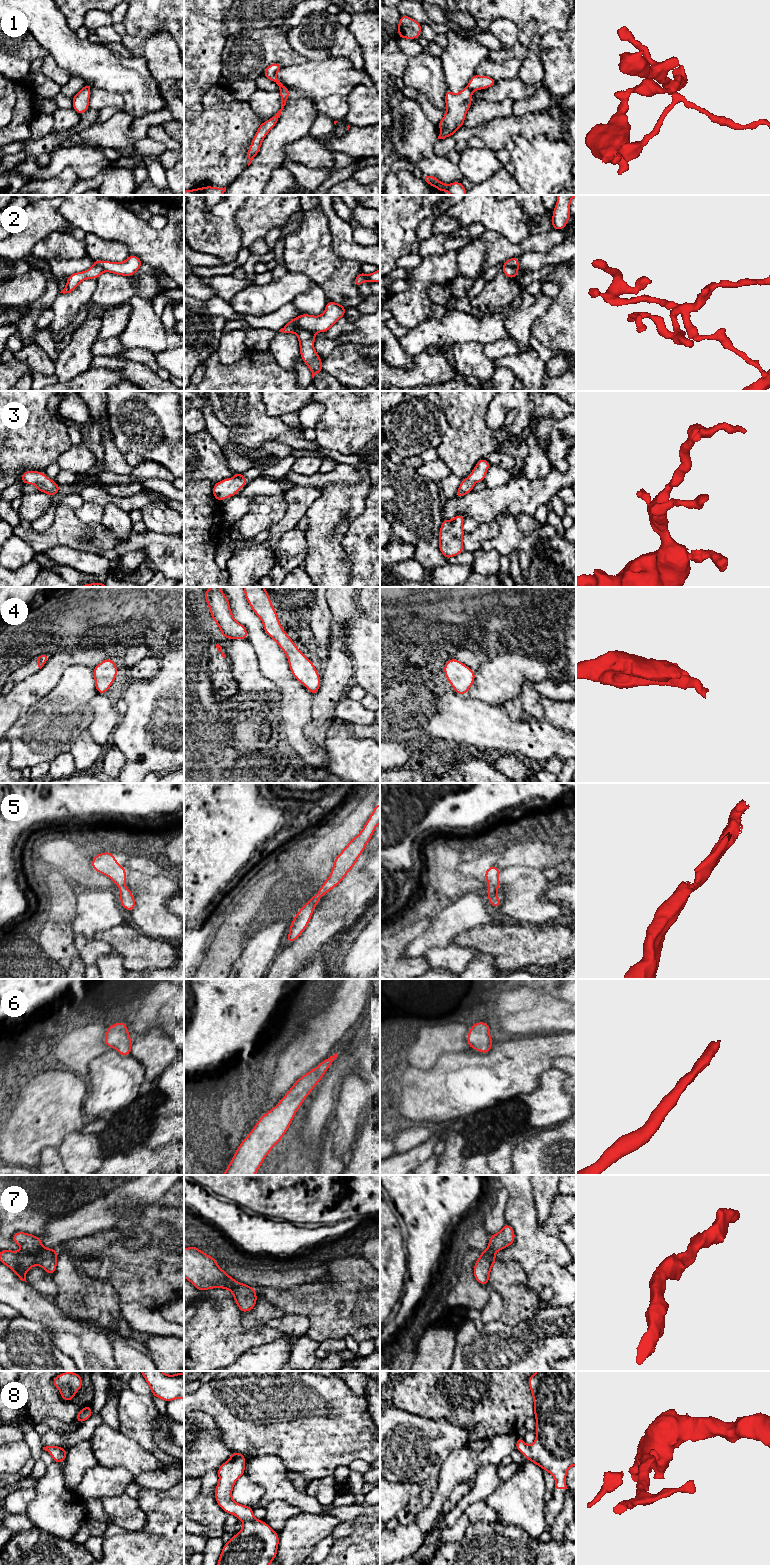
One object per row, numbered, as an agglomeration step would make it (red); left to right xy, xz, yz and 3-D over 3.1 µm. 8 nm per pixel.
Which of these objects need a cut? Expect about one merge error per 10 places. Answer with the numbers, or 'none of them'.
2

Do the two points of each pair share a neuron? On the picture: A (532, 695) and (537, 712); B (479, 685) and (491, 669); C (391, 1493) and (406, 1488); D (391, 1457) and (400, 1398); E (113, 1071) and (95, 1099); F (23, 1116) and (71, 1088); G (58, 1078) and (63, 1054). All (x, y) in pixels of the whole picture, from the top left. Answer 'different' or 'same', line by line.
A: same
B: same
C: same
D: different
E: same
F: same
G: different

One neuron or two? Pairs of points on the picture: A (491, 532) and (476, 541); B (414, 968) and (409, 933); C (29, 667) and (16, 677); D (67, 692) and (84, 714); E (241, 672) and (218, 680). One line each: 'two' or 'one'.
A: one
B: one
C: one
D: one
E: two

